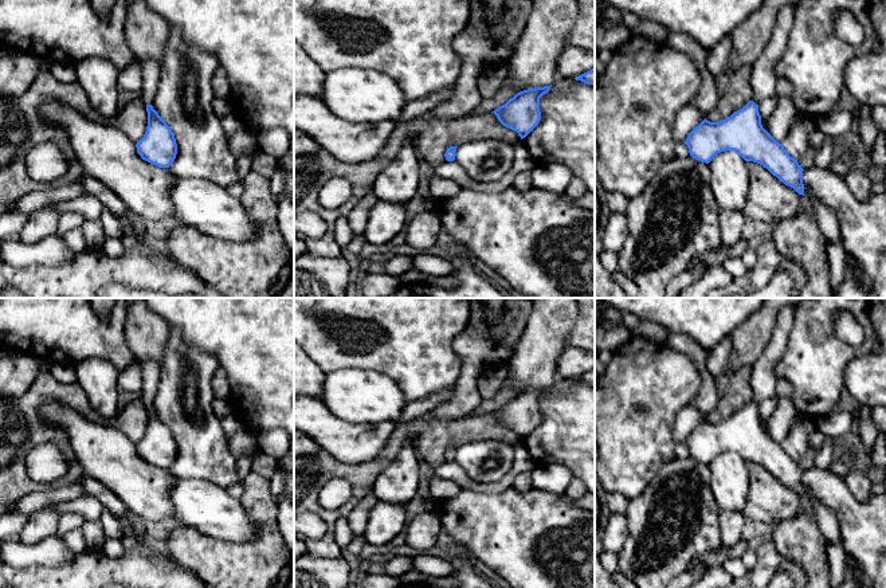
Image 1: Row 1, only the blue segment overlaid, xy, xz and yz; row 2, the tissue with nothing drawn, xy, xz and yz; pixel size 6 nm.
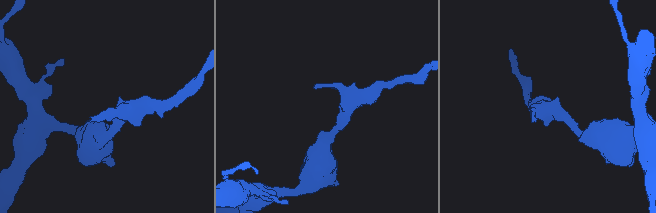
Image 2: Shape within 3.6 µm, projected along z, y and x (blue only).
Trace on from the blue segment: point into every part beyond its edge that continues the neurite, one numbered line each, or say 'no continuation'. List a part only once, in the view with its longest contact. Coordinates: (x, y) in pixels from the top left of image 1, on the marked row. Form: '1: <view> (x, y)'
1: yz (763, 79)

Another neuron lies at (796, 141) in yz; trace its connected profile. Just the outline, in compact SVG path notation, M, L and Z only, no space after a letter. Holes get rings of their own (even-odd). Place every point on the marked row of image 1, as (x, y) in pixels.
M797 114L783 145L795 160L801 158L809 149L809 134L816 129L814 115Z

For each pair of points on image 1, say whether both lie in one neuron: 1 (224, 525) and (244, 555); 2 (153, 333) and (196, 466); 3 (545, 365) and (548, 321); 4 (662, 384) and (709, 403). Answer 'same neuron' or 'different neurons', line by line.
1: different neurons
2: different neurons
3: same neuron
4: different neurons

